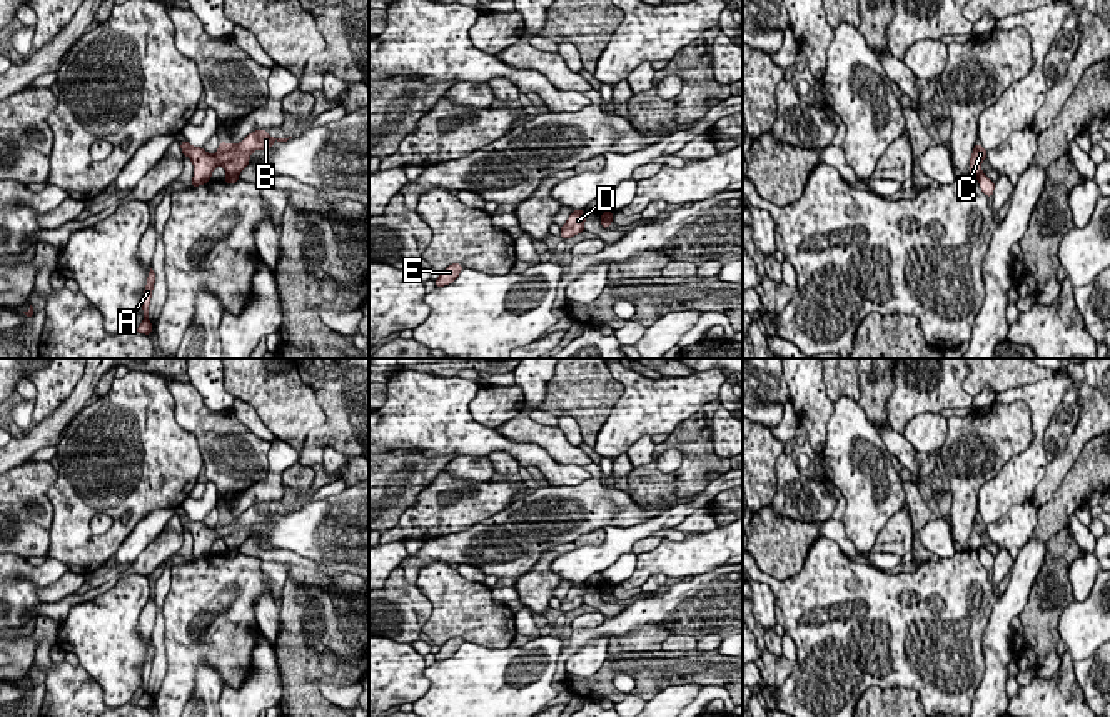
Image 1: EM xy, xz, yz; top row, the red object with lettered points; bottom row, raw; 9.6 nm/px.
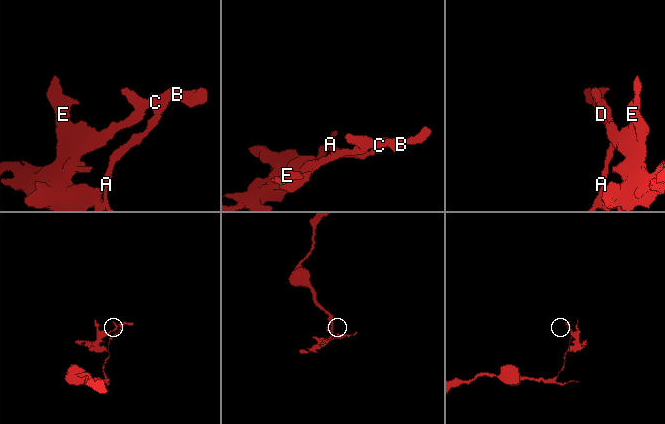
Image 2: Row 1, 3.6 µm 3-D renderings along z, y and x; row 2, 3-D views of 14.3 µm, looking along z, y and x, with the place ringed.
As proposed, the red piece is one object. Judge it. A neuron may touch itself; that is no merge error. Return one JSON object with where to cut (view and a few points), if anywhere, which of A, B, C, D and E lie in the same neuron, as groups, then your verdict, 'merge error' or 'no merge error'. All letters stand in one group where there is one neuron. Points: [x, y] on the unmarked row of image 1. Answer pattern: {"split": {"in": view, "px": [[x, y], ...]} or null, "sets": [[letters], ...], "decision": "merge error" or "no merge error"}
{"split": {"in": "yz", "px": [[980, 546], [977, 549]]}, "sets": [["A"], ["B", "C", "D", "E"]], "decision": "merge error"}

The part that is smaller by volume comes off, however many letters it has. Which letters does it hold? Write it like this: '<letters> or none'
B, C, D, E

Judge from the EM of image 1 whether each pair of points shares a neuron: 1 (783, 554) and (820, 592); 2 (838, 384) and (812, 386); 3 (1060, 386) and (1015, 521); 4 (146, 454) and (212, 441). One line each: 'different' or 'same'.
1: different
2: different
3: different
4: different

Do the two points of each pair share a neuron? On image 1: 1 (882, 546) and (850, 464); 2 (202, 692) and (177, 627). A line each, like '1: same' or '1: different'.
1: different
2: different

